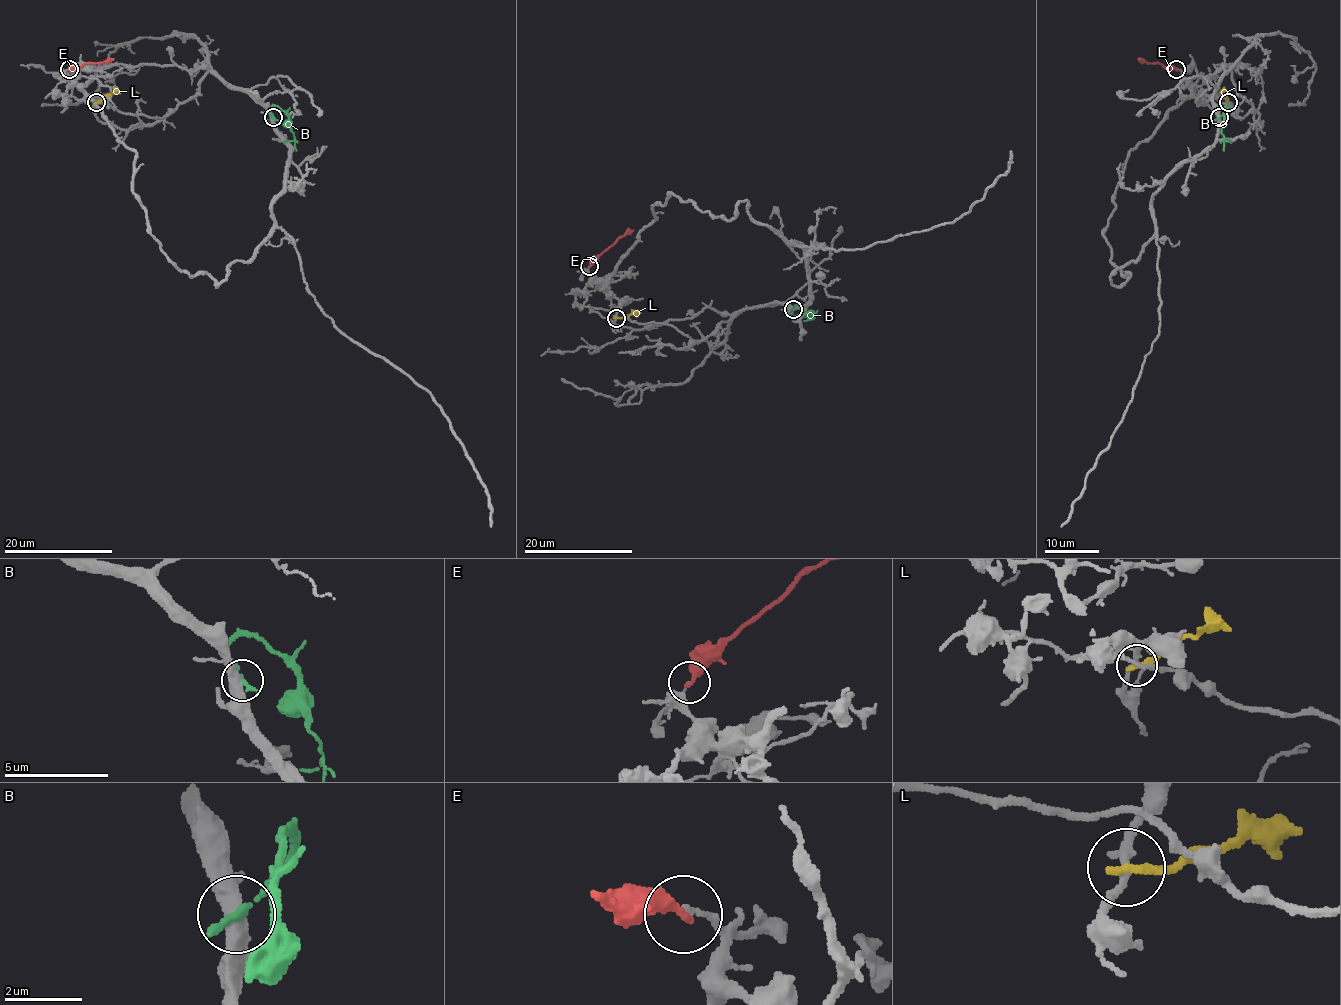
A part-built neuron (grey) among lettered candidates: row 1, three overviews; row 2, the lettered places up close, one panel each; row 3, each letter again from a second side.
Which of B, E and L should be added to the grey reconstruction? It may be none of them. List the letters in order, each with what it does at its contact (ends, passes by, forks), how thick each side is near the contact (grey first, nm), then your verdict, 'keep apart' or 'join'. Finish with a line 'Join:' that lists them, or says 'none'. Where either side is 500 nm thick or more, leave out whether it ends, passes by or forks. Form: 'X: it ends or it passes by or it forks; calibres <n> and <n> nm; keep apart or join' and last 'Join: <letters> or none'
B: it ends; calibres 400 and 260 nm; keep apart
E: it ends; calibres 160 and 400 nm; keep apart
L: it ends; calibres 200 and 240 nm; keep apart
Join: none

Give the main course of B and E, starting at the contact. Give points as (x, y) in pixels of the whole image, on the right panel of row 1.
B: (1219, 118), (1226, 106), (1222, 133), (1230, 142)
E: (1176, 69), (1166, 69), (1161, 63), (1150, 63), (1140, 58)

